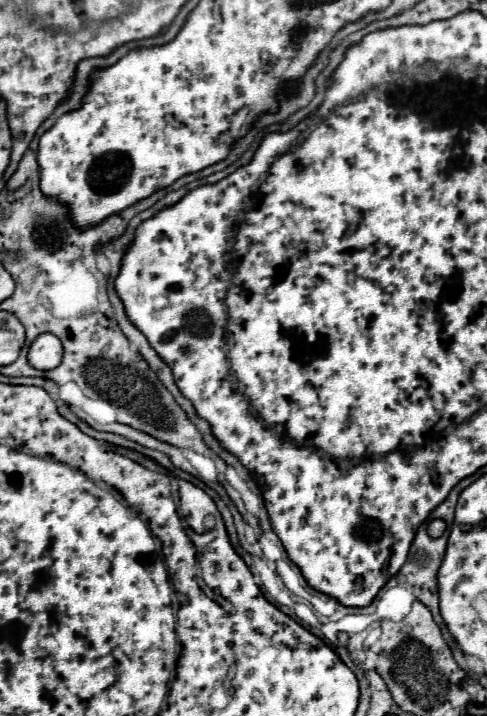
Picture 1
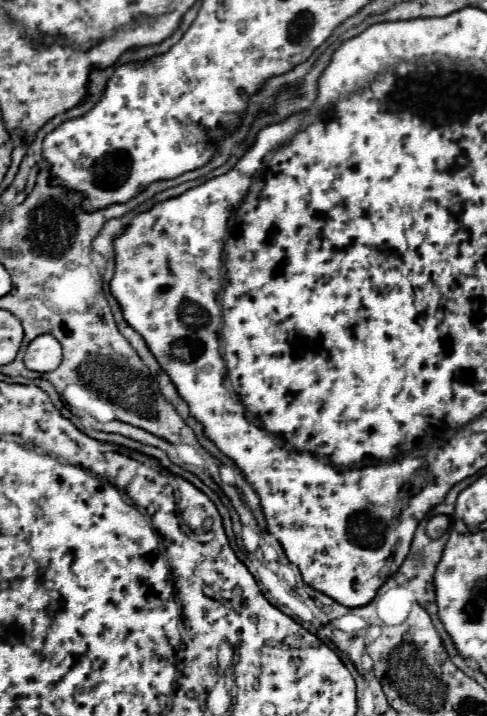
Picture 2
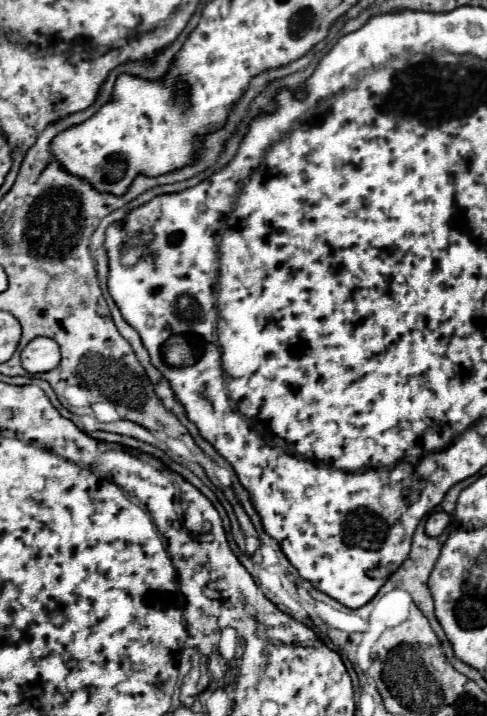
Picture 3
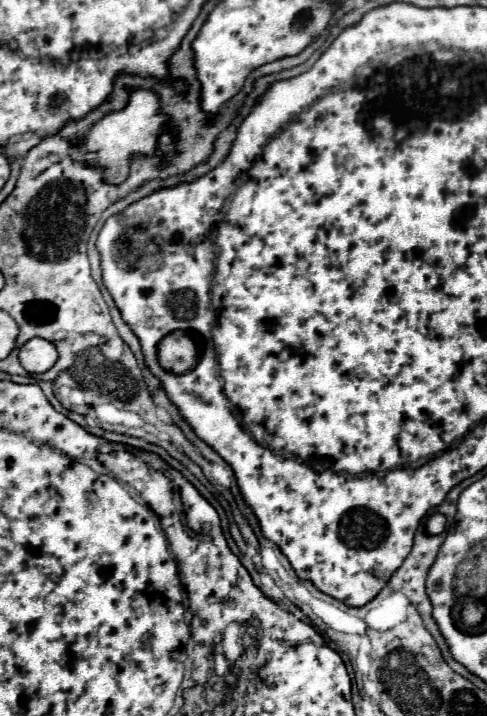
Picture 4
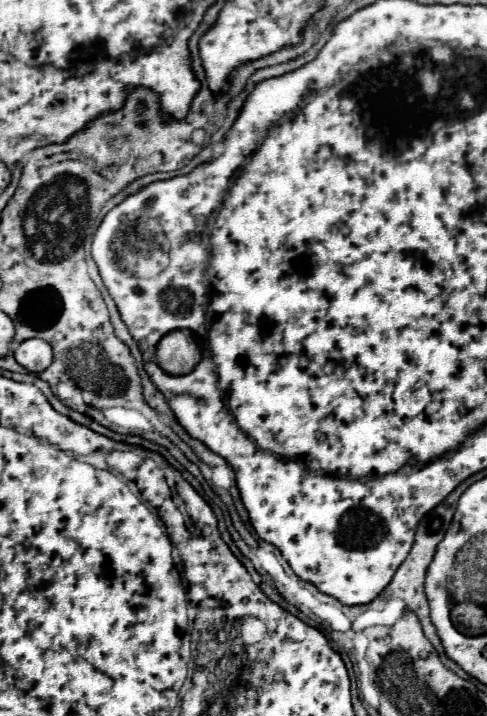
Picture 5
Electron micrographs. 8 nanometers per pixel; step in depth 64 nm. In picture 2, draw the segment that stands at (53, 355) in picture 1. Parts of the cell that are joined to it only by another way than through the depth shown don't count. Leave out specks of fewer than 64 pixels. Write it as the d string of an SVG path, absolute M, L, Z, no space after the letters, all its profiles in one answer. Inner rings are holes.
M42 334L30 342L24 354L24 364L36 372L52 372L62 362L62 346L52 334Z

